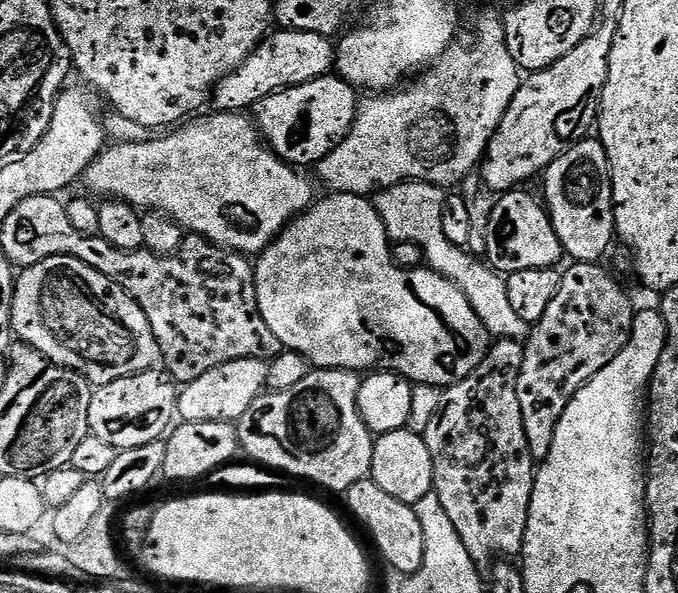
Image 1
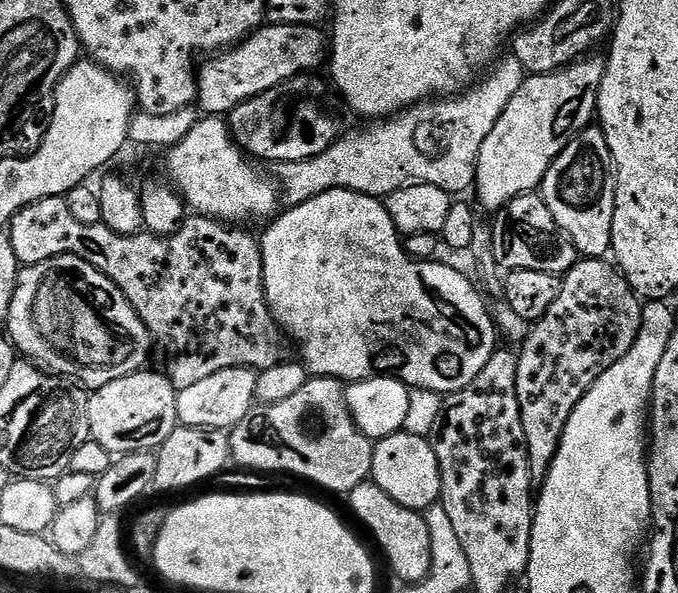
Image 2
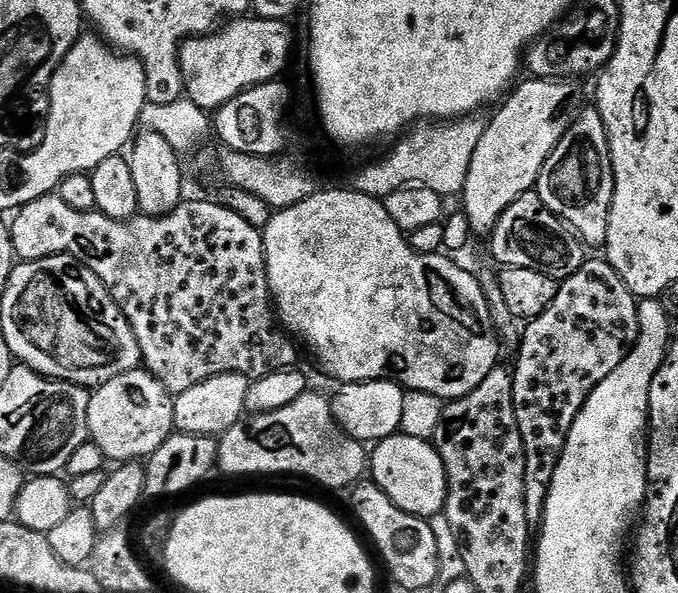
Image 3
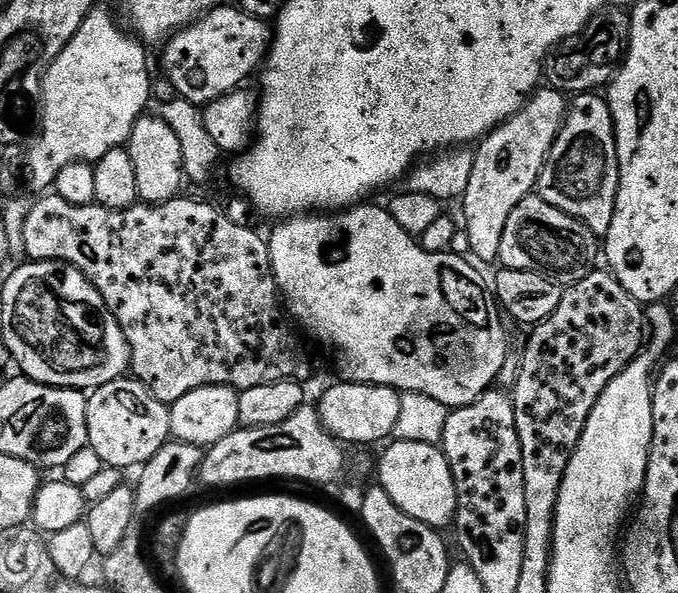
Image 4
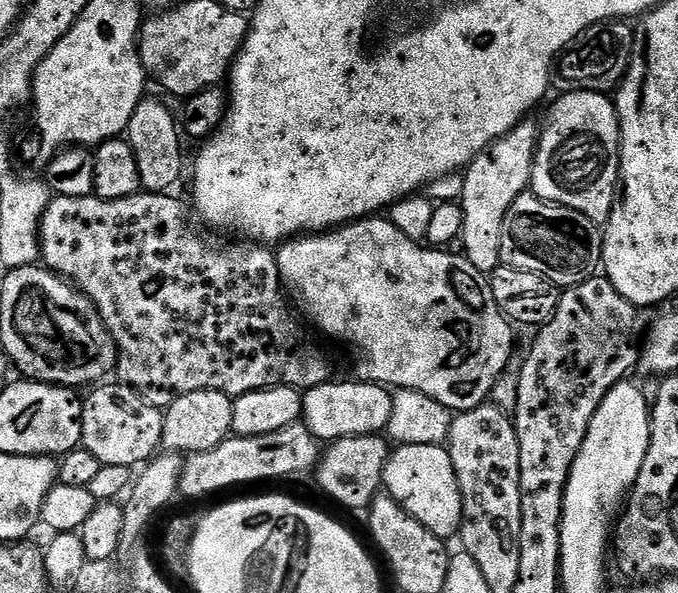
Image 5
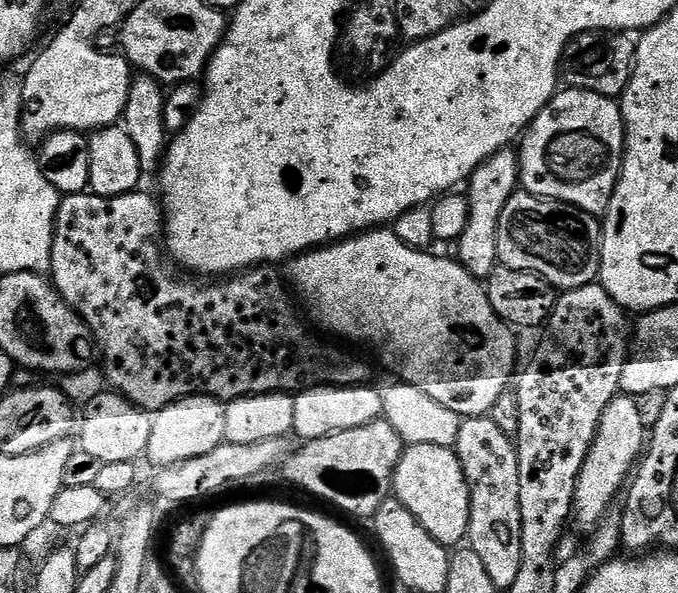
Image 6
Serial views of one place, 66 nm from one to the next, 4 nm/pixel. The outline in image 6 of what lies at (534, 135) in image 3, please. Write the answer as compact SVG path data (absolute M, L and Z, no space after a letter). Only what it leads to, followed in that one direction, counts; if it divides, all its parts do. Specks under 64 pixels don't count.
M505 150L484 160L482 166L474 170L471 180L467 181L468 221L466 230L458 241L458 259L461 266L481 282L487 281L498 266L498 218L502 218L506 202L510 202L510 198L518 190L519 179L520 157L515 151Z

